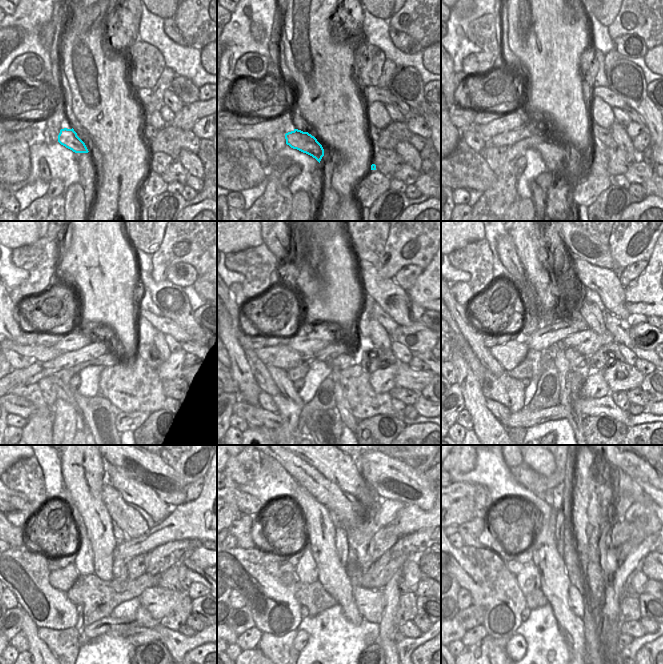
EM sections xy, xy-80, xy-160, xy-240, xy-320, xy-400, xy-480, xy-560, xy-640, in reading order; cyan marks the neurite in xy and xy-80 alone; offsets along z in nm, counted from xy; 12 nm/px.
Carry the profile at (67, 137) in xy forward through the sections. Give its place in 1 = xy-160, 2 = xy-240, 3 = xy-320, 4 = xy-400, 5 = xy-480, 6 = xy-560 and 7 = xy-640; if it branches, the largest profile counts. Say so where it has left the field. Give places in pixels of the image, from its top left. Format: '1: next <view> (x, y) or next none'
1: next xy-160 (553, 154)
2: next xy-240 (135, 387)
3: next xy-320 (364, 402)
4: next xy-400 (584, 407)
5: next xy-480 (178, 645)
6: next xy-560 (405, 648)
7: next xy-640 (637, 643)

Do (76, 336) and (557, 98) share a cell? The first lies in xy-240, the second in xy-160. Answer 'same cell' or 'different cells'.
different cells

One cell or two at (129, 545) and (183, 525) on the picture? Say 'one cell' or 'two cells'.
one cell

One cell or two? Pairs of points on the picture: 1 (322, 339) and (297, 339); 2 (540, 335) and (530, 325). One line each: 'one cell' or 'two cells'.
1: one cell
2: two cells

